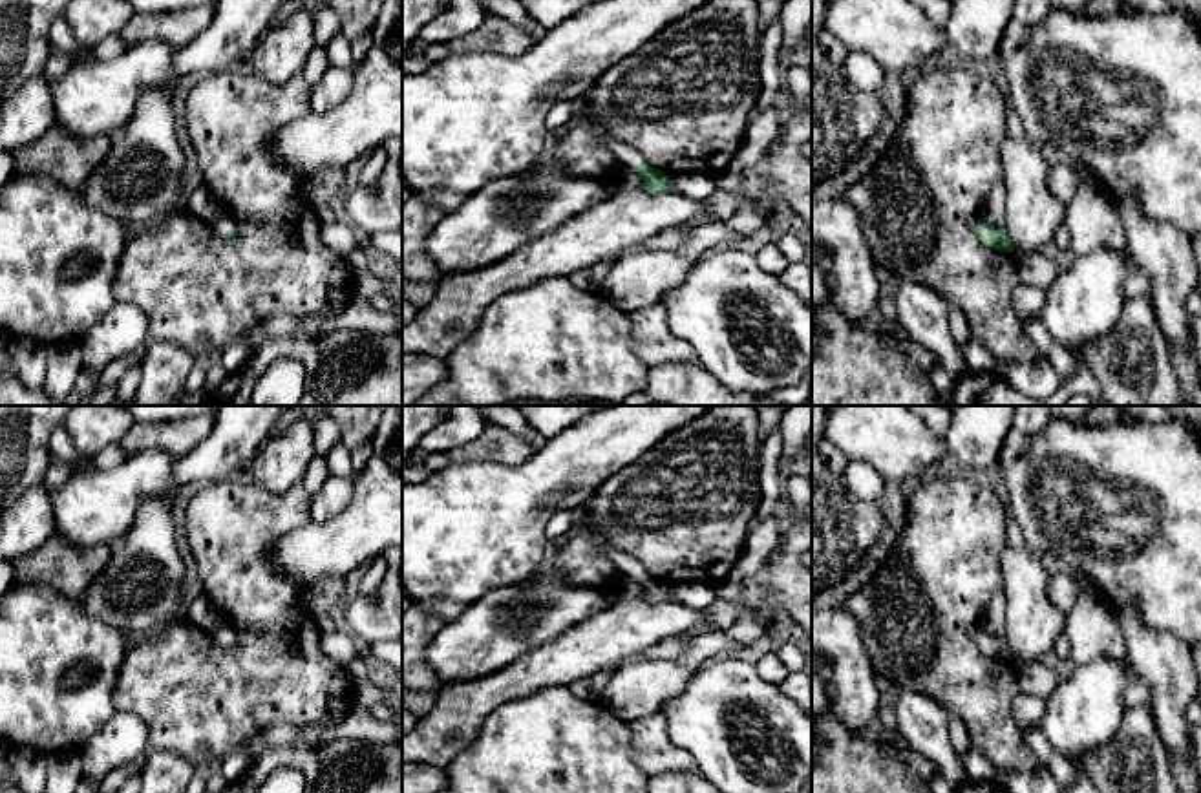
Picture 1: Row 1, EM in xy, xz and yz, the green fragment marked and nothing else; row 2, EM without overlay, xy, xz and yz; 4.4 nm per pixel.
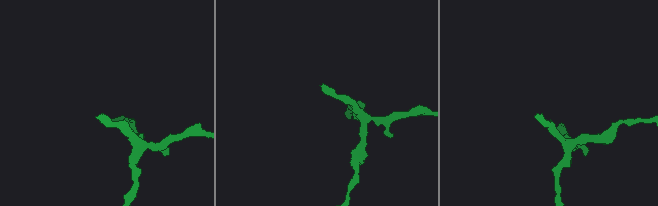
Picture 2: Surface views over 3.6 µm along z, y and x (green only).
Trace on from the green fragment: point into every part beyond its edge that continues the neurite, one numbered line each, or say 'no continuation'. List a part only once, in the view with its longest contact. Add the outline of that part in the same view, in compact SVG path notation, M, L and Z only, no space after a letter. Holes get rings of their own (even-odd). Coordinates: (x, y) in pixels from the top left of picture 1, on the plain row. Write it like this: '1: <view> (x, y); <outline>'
1: xy (218, 633); M229 623L223 625L214 625L205 630L205 634L214 640L218 645L227 647L227 641L236 636L236 629L230 627Z

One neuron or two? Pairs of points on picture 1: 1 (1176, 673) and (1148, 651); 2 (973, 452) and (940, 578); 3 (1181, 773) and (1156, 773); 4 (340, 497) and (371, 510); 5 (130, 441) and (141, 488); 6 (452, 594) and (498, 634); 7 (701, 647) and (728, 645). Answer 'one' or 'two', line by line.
1: one
2: two
3: two
4: two
5: two
6: two
7: one

